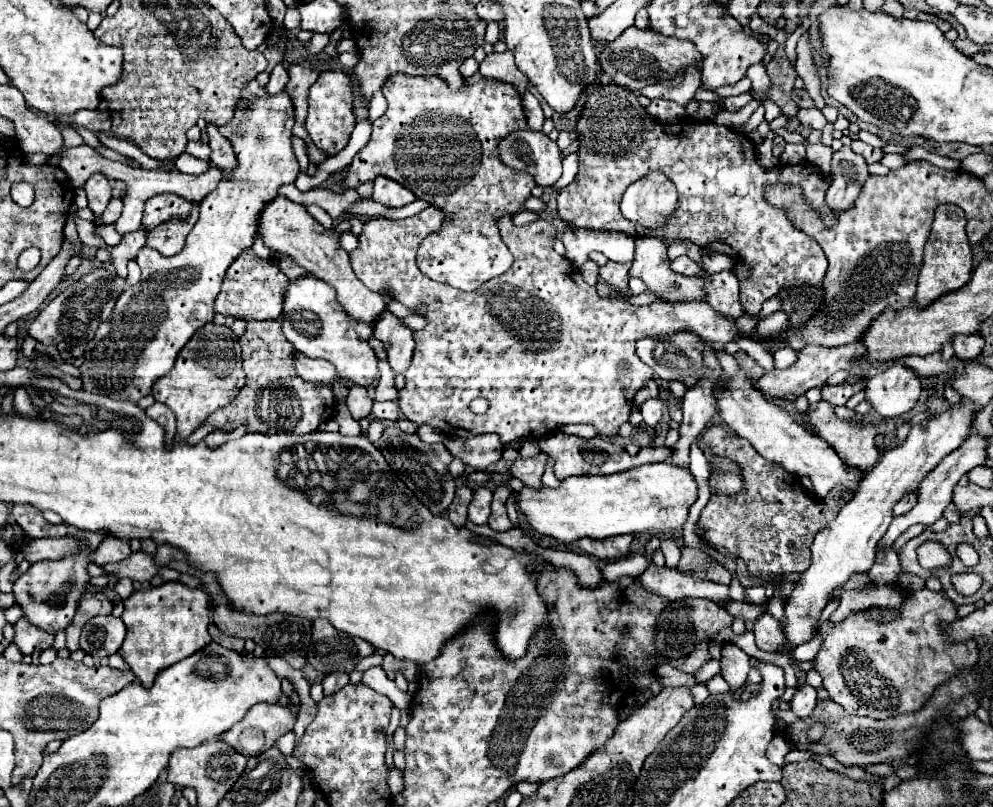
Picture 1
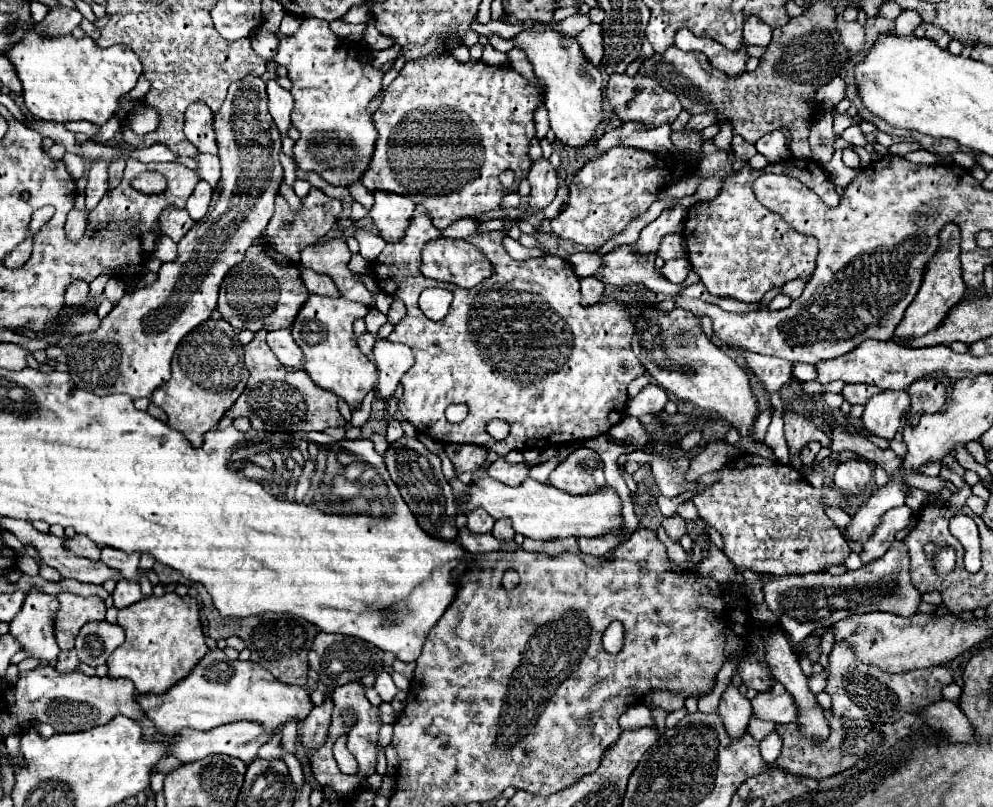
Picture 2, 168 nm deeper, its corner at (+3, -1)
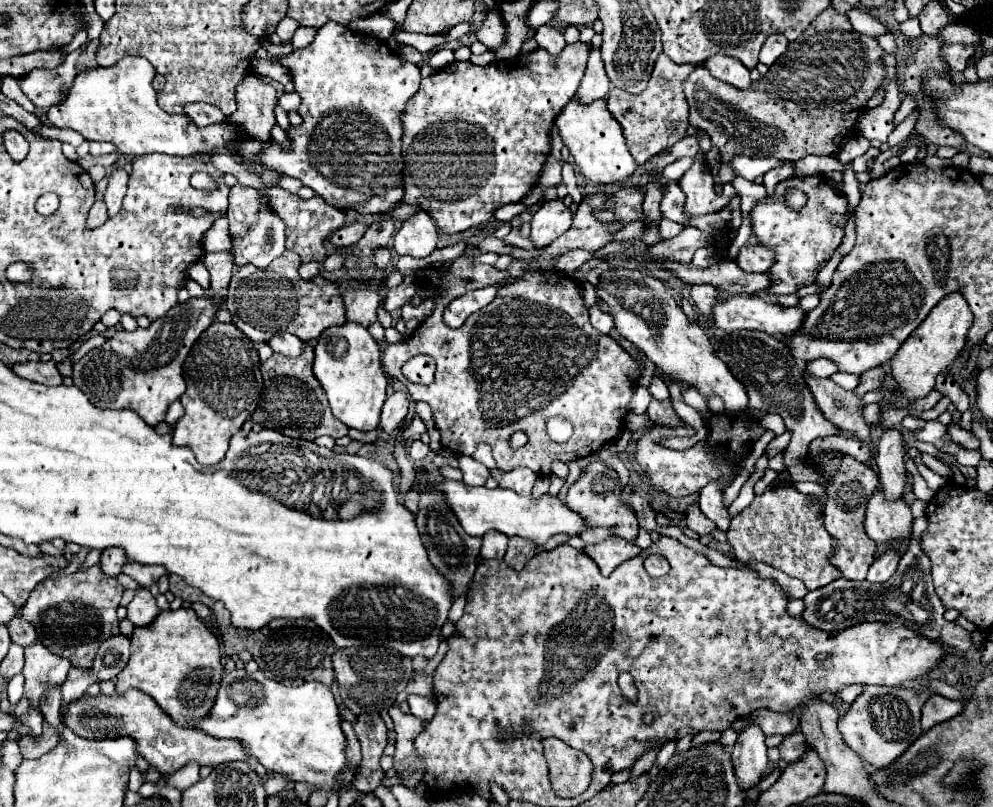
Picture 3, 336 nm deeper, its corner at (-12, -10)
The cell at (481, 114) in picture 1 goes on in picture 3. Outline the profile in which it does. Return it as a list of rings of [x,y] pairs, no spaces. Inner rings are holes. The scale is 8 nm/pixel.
[[[576,42],[576,44],[566,44],[562,48],[562,52],[558,56],[552,56],[548,50],[538,48],[534,52],[530,52],[528,56],[516,56],[512,60],[496,60],[492,64],[484,66],[474,66],[470,62],[452,62],[452,66],[446,66],[438,72],[434,72],[428,78],[422,78],[418,92],[406,102],[406,110],[402,112],[402,128],[404,128],[404,136],[402,136],[402,158],[404,158],[404,198],[402,204],[418,204],[420,208],[424,208],[438,224],[438,228],[444,234],[458,234],[462,230],[468,230],[472,226],[478,224],[486,224],[494,218],[494,212],[510,202],[520,202],[530,188],[534,188],[538,184],[538,176],[540,170],[546,162],[546,156],[550,154],[550,128],[554,124],[554,118],[560,114],[560,110],[566,106],[568,100],[572,100],[572,96],[576,94],[580,80],[584,76],[586,70],[586,60],[588,60],[588,52],[592,50],[590,42]]]

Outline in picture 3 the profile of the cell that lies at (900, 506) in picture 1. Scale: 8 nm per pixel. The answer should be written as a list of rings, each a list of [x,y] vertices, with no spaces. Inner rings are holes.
[[[890,548],[890,550],[882,552],[882,554],[874,560],[874,564],[870,566],[866,578],[868,578],[870,582],[886,582],[886,580],[896,572],[900,558],[902,558],[902,554],[900,554],[900,550],[896,550],[896,548]]]

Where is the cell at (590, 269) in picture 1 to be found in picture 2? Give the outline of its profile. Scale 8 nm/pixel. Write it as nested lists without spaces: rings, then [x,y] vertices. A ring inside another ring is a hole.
[[[585,277],[581,279],[581,305],[597,305],[605,295],[605,285],[601,285],[599,279],[595,277]]]

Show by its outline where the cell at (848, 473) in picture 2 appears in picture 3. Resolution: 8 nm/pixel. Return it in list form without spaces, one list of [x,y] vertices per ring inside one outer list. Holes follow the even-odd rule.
[[[878,486],[866,504],[864,530],[878,544],[904,542],[912,534],[912,520],[910,506],[902,498],[888,500]]]

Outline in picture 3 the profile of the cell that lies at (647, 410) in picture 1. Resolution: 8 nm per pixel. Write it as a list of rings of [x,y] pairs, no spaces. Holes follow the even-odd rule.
[[[654,376],[654,380],[652,380],[652,384],[650,384],[650,394],[652,394],[652,398],[656,398],[658,402],[664,402],[664,400],[670,400],[670,392],[668,392],[668,386],[666,386],[666,382],[660,378],[660,376]]]

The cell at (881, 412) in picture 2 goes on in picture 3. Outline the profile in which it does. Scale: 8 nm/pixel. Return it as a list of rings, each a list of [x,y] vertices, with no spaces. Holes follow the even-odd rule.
[[[884,428],[884,434],[878,442],[876,464],[880,472],[880,484],[888,498],[902,498],[906,484],[906,466],[904,466],[904,436],[900,430]]]

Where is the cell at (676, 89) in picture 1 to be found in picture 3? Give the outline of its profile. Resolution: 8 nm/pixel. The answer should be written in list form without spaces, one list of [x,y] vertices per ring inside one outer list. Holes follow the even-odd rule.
[[[660,54],[644,92],[632,96],[626,90],[612,88],[608,96],[608,110],[612,110],[612,116],[624,128],[628,150],[638,164],[646,164],[650,156],[662,152],[664,148],[674,146],[680,138],[686,136],[686,130],[690,126],[688,122],[690,110],[682,92],[682,82],[694,68],[696,68],[694,64],[674,64],[670,58],[666,58],[666,54]]]

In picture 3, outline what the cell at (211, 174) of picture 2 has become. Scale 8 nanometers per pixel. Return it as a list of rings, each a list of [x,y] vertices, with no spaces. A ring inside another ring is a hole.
[[[236,184],[230,188],[228,194],[230,206],[228,206],[228,218],[230,218],[230,236],[234,236],[234,264],[254,264],[258,268],[266,268],[274,258],[284,254],[284,222],[270,212],[268,208],[258,200],[258,192],[254,188]]]

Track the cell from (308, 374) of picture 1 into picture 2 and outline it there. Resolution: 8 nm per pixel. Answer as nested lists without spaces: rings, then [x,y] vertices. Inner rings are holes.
[[[277,329],[267,333],[267,345],[277,355],[277,359],[289,369],[303,369],[303,353],[291,337],[291,329]]]

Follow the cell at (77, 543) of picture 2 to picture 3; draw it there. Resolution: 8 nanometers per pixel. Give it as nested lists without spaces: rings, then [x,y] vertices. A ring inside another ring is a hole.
[[[106,548],[100,556],[100,568],[108,576],[118,576],[122,572],[122,564],[126,562],[126,554],[120,548]]]

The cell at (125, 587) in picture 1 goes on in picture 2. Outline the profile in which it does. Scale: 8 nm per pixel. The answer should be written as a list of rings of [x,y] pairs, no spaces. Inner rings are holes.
[[[121,579],[113,591],[113,603],[117,609],[123,609],[123,607],[129,607],[137,601],[143,599],[143,593],[139,589],[139,583],[137,581],[127,581],[127,579]]]

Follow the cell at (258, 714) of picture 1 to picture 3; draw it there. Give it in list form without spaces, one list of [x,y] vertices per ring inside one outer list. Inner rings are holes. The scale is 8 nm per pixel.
[[[128,690],[122,696],[80,696],[62,708],[62,722],[74,734],[90,740],[104,738],[120,738],[130,736],[136,738],[140,754],[154,766],[160,774],[174,774],[182,766],[190,762],[198,762],[200,766],[218,766],[232,760],[250,762],[252,756],[240,744],[240,740],[218,740],[214,736],[204,734],[196,728],[180,728],[156,706],[156,702],[144,694],[142,690]]]

